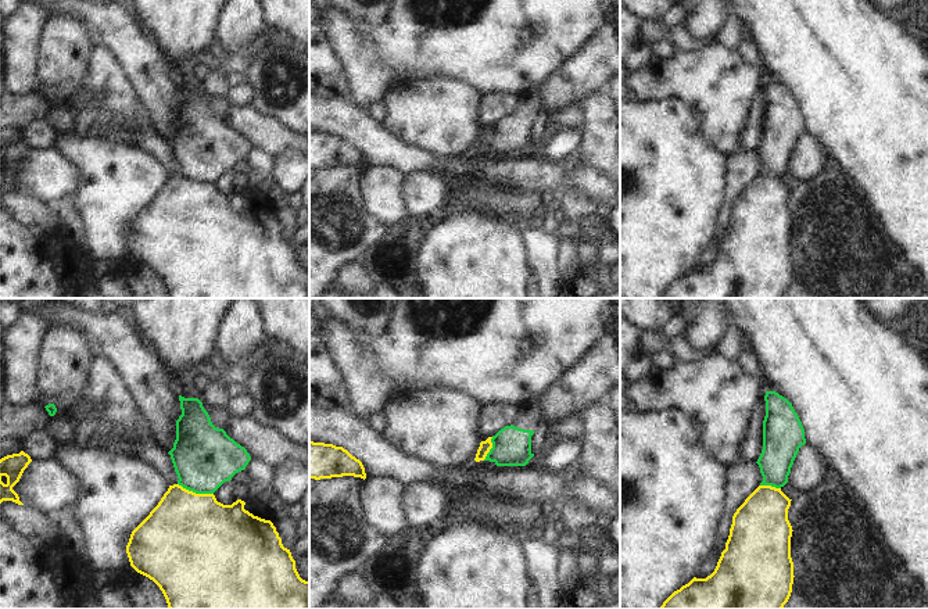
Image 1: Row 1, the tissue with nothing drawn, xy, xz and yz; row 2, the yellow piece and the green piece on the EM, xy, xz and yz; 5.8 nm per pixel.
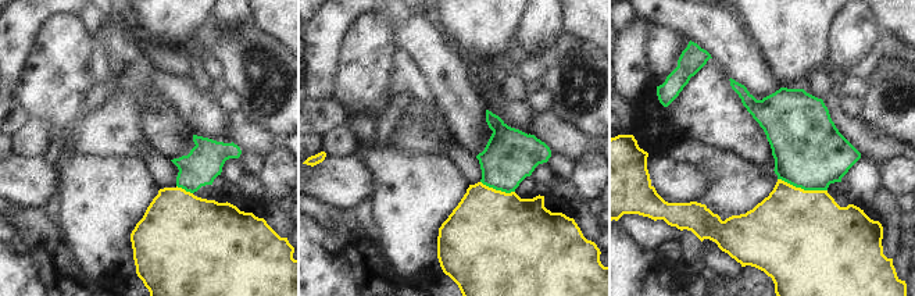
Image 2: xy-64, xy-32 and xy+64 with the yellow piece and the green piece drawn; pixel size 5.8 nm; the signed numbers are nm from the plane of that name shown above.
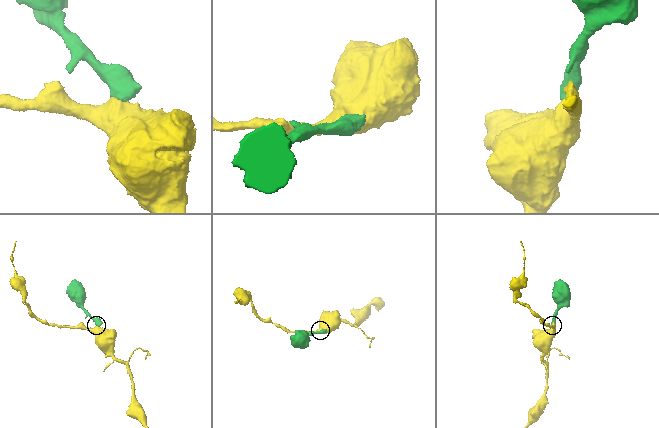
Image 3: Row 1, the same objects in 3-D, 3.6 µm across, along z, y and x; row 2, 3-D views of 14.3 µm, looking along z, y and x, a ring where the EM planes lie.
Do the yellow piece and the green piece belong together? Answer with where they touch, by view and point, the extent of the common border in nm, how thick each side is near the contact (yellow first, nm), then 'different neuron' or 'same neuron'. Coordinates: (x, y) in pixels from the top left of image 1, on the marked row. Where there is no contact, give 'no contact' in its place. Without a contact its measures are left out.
xy (194, 493) | 220 nm | 500/380 nm | different neuron

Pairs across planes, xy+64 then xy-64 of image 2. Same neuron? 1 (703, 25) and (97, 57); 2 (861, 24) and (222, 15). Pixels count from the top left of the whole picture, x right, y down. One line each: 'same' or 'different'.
1: different
2: same

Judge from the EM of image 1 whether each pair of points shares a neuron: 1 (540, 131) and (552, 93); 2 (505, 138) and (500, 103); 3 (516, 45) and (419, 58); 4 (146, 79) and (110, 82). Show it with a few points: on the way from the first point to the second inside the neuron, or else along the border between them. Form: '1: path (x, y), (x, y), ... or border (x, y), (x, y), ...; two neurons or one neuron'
1: border (540, 107), (547, 111); two neurons
2: border (519, 95), (519, 104), (491, 125); two neurons
3: path (493, 45), (443, 45); one neuron
4: border (110, 53), (121, 65), (136, 100), (144, 108); two neurons

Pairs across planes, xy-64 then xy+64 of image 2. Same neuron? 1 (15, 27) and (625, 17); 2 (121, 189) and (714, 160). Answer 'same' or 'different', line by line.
1: different
2: same

